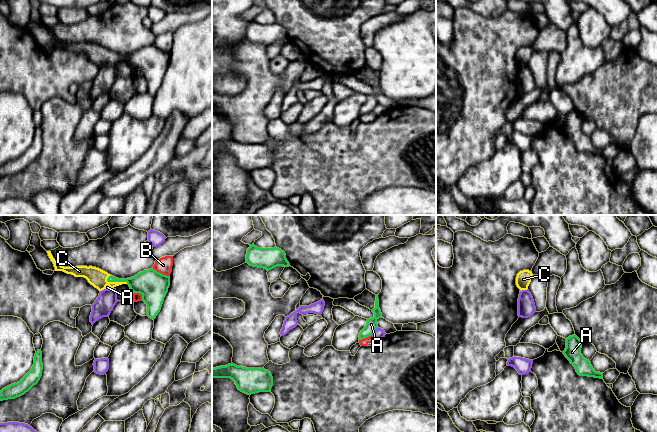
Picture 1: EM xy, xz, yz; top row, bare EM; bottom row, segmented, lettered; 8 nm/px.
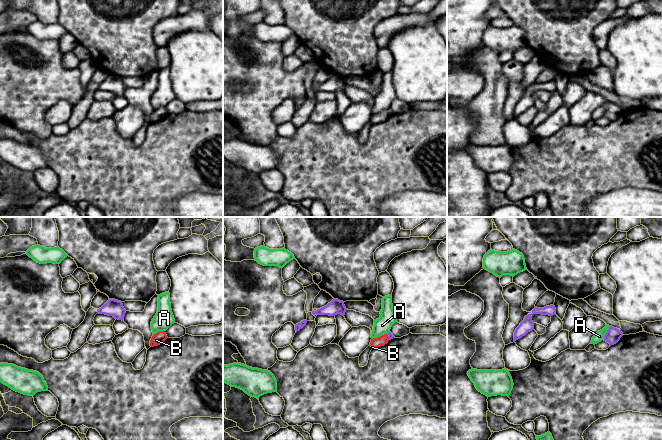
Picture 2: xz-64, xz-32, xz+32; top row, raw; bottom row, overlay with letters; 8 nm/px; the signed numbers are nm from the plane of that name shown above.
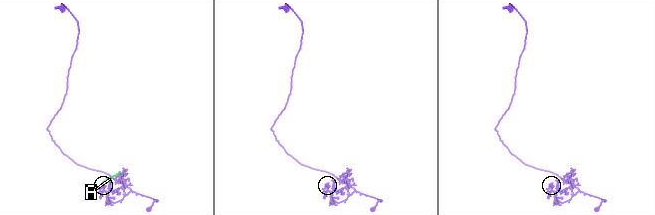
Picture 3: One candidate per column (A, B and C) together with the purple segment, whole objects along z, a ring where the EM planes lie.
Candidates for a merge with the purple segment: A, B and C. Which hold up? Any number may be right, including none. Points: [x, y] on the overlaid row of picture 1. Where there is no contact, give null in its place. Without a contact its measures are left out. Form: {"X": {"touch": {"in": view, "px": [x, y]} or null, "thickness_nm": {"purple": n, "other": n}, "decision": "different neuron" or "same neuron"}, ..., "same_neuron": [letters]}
{"A": {"touch": {"in": "xz", "px": [374, 331]}, "thickness_nm": {"purple": 90, "other": 100}, "decision": "different neuron"}, "B": {"touch": {"in": "xz", "px": [374, 337]}, "thickness_nm": {"purple": 90, "other": 60}, "decision": "different neuron"}, "C": {"touch": {"in": "yz", "px": [524, 290]}, "thickness_nm": {"purple": 140, "other": 120}, "decision": "different neuron"}, "same_neuron": []}

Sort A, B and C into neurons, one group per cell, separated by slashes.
A C / B

